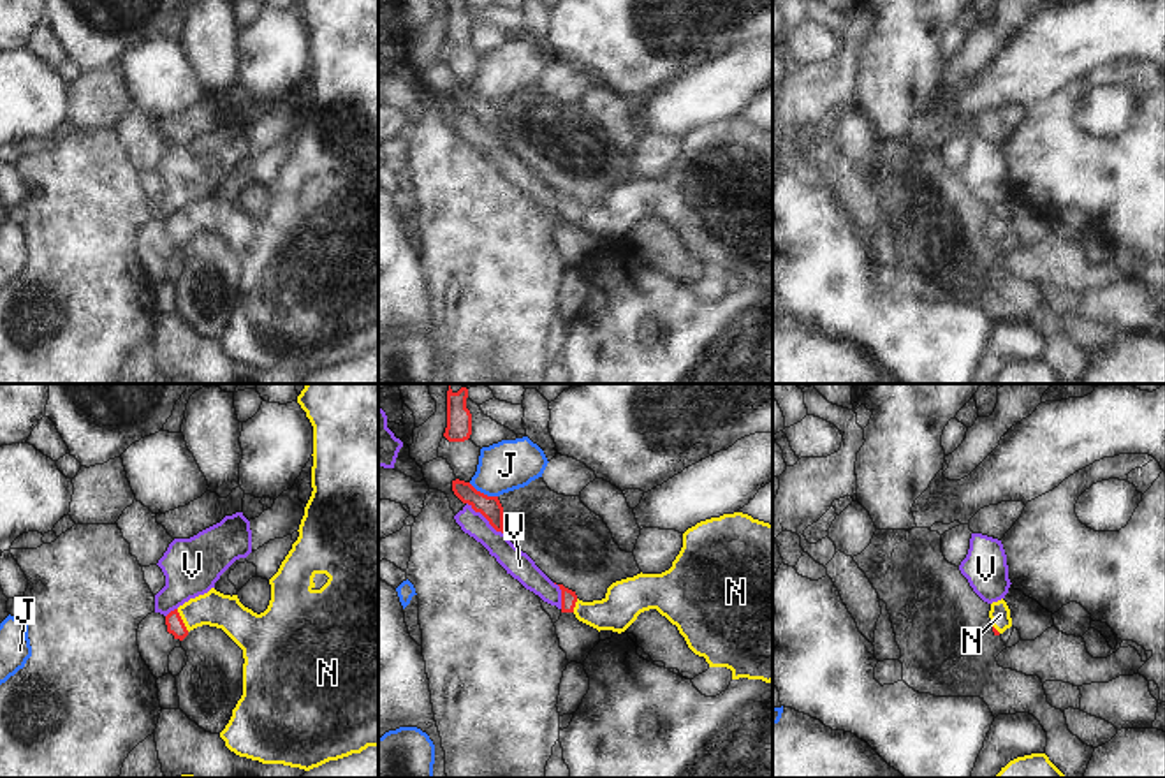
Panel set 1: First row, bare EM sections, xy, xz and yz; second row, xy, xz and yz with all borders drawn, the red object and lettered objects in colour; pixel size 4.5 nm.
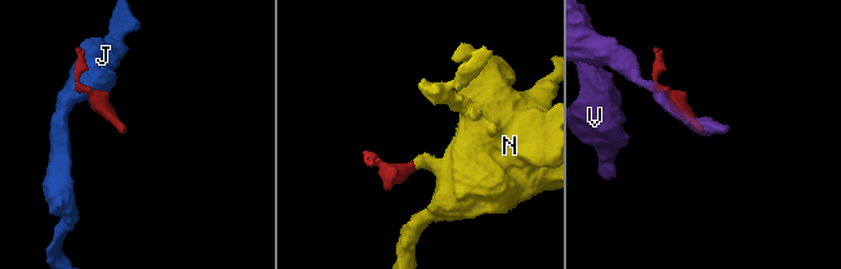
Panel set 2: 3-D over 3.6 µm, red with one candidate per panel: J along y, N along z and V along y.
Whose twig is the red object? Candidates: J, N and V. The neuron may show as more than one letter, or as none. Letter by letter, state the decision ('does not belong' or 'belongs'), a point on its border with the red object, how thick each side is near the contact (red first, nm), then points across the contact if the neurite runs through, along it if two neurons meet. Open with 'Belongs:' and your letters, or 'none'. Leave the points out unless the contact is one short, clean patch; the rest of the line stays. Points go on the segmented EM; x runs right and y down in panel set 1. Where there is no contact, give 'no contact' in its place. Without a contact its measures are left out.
Belongs: N
J: does not belong; contact xz (483, 493); calibres 100 and 220 nm
N: belongs; contact xy (182, 620); calibres 80 and 160 nm; way xy (173, 620), (182, 620), (213, 608)
V: does not belong; contact xz (484, 516); calibres 100 and 110 nm

